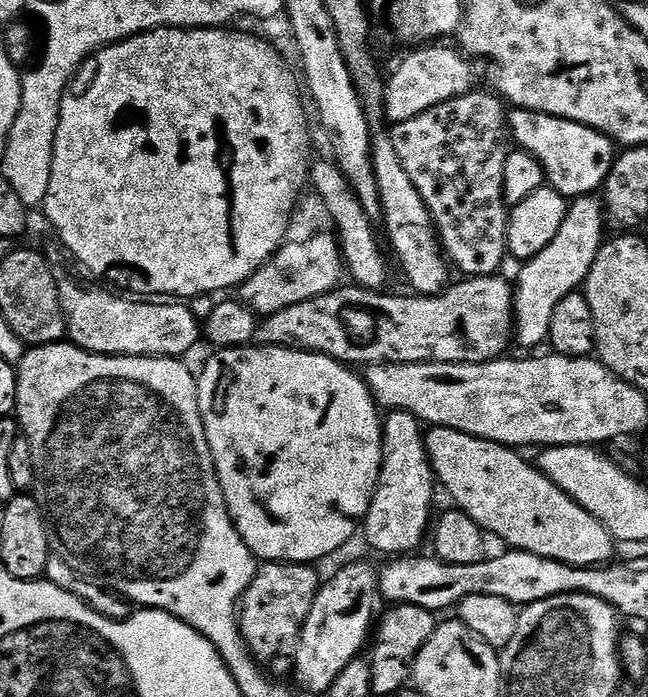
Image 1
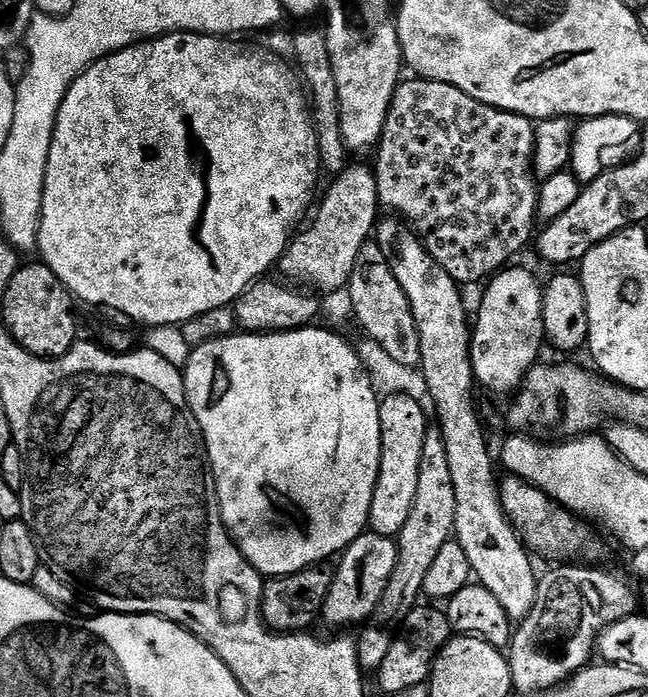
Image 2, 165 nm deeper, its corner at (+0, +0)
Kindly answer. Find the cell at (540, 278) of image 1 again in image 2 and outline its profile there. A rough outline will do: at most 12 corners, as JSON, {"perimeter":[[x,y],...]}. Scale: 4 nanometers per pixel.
{"perimeter":[[491,277],[475,313],[477,385],[515,393],[546,344],[544,288]]}

